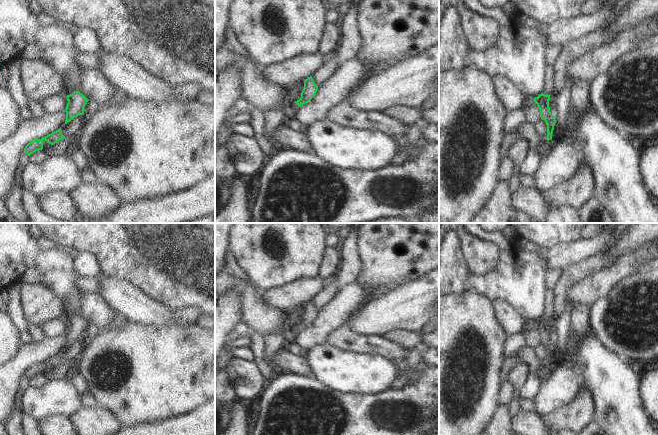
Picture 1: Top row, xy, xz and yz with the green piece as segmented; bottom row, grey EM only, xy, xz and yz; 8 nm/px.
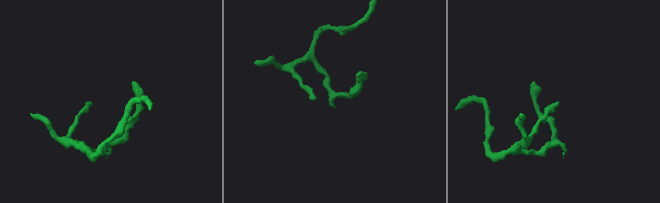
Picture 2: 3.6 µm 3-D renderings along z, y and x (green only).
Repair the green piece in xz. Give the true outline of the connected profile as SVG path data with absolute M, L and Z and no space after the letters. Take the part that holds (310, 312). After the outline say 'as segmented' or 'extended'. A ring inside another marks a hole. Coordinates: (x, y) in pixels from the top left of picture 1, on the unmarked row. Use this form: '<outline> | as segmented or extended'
M312 300L304 304L304 312L301 316L299 324L288 328L288 336L293 337L298 331L308 327L316 318L318 310L314 306Z | extended

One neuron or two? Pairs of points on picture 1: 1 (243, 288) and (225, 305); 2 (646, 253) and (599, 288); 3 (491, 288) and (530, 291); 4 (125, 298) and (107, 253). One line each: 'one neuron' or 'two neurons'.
1: two neurons
2: one neuron
3: one neuron
4: two neurons

